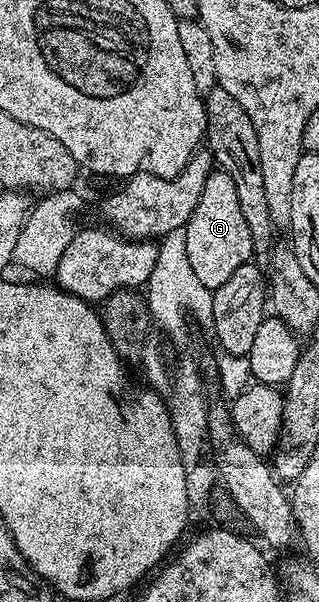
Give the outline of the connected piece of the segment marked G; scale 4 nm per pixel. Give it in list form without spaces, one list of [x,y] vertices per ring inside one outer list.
[[[219,168],[207,176],[199,204],[195,204],[195,212],[191,212],[189,222],[183,229],[187,236],[187,260],[191,260],[191,272],[195,272],[195,280],[199,280],[199,284],[208,290],[215,291],[227,284],[231,275],[254,257],[251,232],[243,221],[235,184],[231,176]]]

